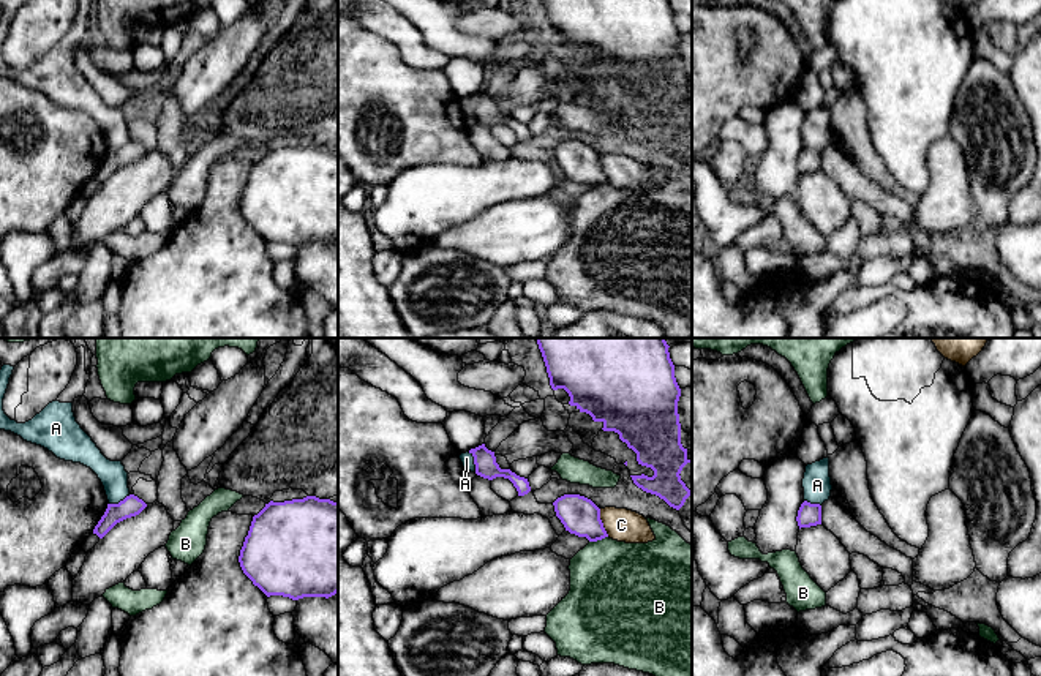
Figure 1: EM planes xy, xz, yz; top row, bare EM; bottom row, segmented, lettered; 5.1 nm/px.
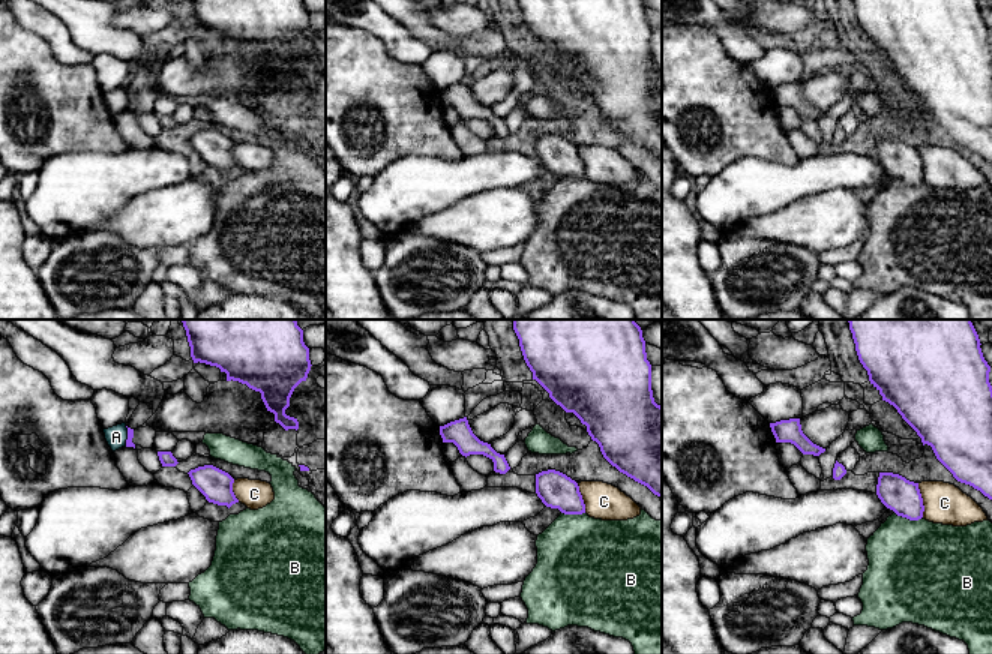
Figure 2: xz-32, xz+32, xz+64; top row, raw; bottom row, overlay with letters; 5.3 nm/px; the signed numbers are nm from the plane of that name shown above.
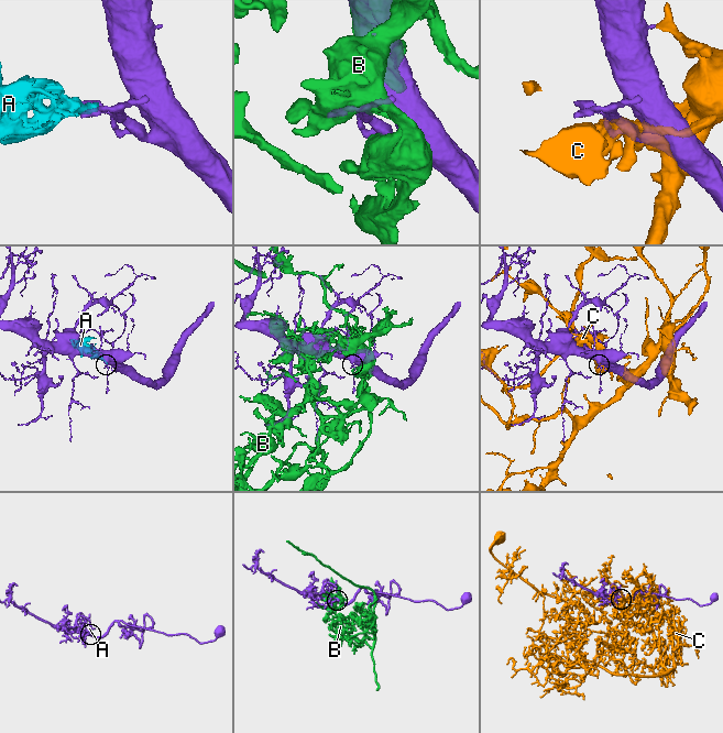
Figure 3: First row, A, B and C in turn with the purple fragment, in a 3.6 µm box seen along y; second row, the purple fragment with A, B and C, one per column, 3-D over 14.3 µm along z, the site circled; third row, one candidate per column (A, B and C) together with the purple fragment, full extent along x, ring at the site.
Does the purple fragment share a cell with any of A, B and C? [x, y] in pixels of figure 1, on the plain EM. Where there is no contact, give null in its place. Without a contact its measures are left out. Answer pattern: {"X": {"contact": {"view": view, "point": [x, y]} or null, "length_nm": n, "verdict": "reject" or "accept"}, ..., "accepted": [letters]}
{"A": {"contact": {"view": "xz", "point": [474, 108]}, "length_nm": 110, "verdict": "reject"}, "B": {"contact": {"view": "xz", "point": [597, 185]}, "length_nm": 100, "verdict": "reject"}, "C": {"contact": {"view": "xz", "point": [602, 169]}, "length_nm": 150, "verdict": "reject"}, "accepted": []}

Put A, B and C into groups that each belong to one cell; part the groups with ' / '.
A / B / C

